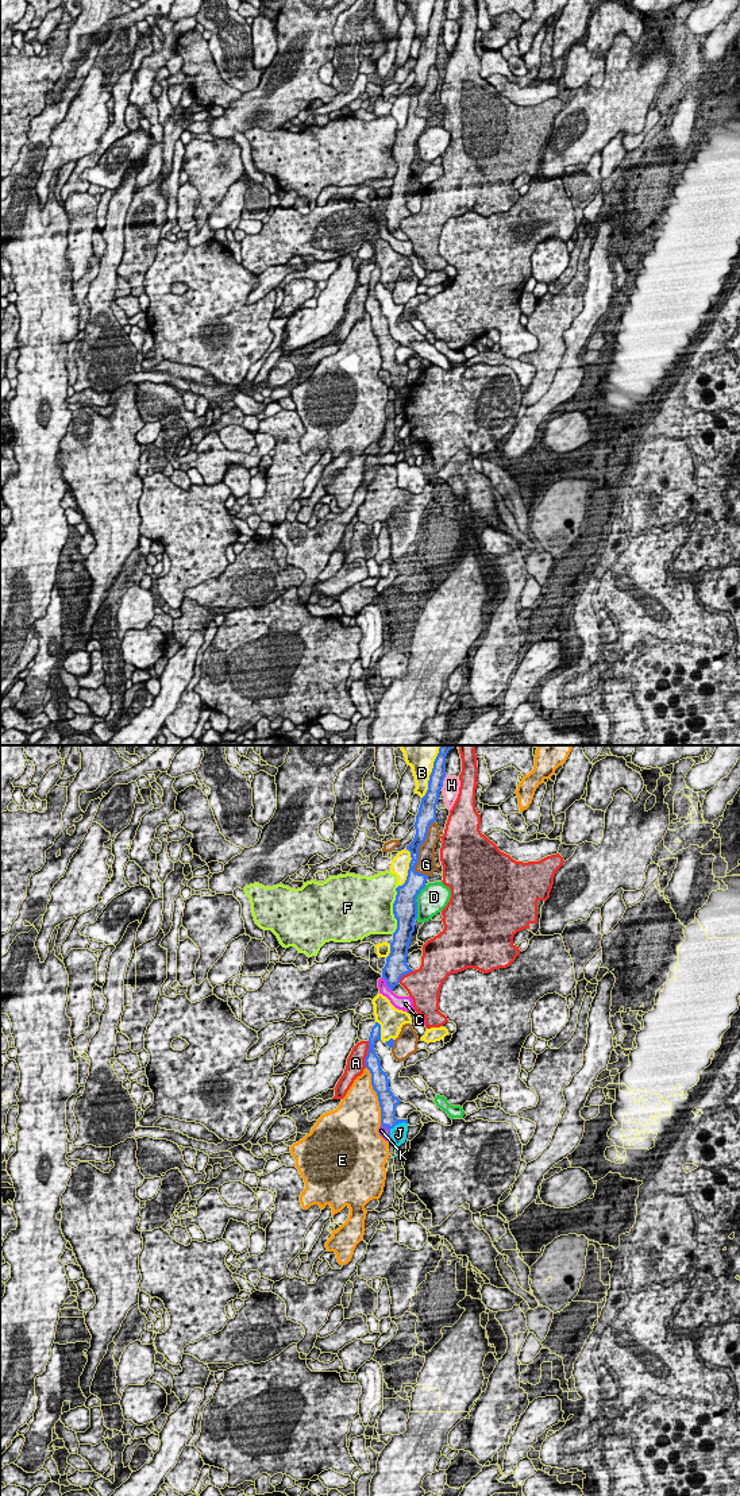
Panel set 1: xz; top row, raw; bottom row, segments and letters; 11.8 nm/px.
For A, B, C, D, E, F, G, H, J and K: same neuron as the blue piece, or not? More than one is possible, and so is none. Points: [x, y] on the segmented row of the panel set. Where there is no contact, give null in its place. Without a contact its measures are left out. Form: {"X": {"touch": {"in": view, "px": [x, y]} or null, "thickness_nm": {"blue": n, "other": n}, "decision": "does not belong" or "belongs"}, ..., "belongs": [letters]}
{"A": {"touch": {"in": "xz", "px": [367, 1055]}, "thickness_nm": {"blue": 190, "other": 220}, "decision": "does not belong"}, "B": {"touch": {"in": "xz", "px": [431, 772]}, "thickness_nm": {"blue": 190, "other": 360}, "decision": "does not belong"}, "C": {"touch": {"in": "xz", "px": [386, 983]}, "thickness_nm": {"blue": 280, "other": 140}, "decision": "does not belong"}, "D": {"touch": {"in": "xz", "px": [416, 902]}, "thickness_nm": {"blue": 280, "other": 340}, "decision": "does not belong"}, "E": {"touch": {"in": "xz", "px": [377, 1095]}, "thickness_nm": {"blue": 220, "other": 460}, "decision": "does not belong"}, "F": {"touch": {"in": "xz", "px": [393, 910]}, "thickness_nm": {"blue": 280, "other": 480}, "decision": "does not belong"}, "G": {"touch": {"in": "xz", "px": [417, 852]}, "thickness_nm": {"blue": 140, "other": 220}, "decision": "does not belong"}, "H": {"touch": {"in": "xz", "px": [442, 782]}, "thickness_nm": {"blue": 190, "other": 200}, "decision": "does not belong"}, "J": {"touch": {"in": "xz", "px": [399, 1122]}, "thickness_nm": {"blue": 190, "other": 190}, "decision": "belongs"}, "K": {"touch": {"in": "xz", "px": [385, 1126]}, "thickness_nm": {"blue": 190, "other": 130}, "decision": "does not belong"}, "belongs": ["J"]}

